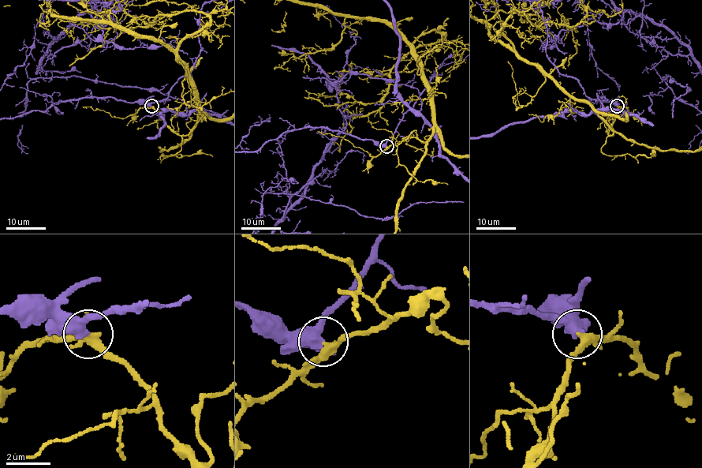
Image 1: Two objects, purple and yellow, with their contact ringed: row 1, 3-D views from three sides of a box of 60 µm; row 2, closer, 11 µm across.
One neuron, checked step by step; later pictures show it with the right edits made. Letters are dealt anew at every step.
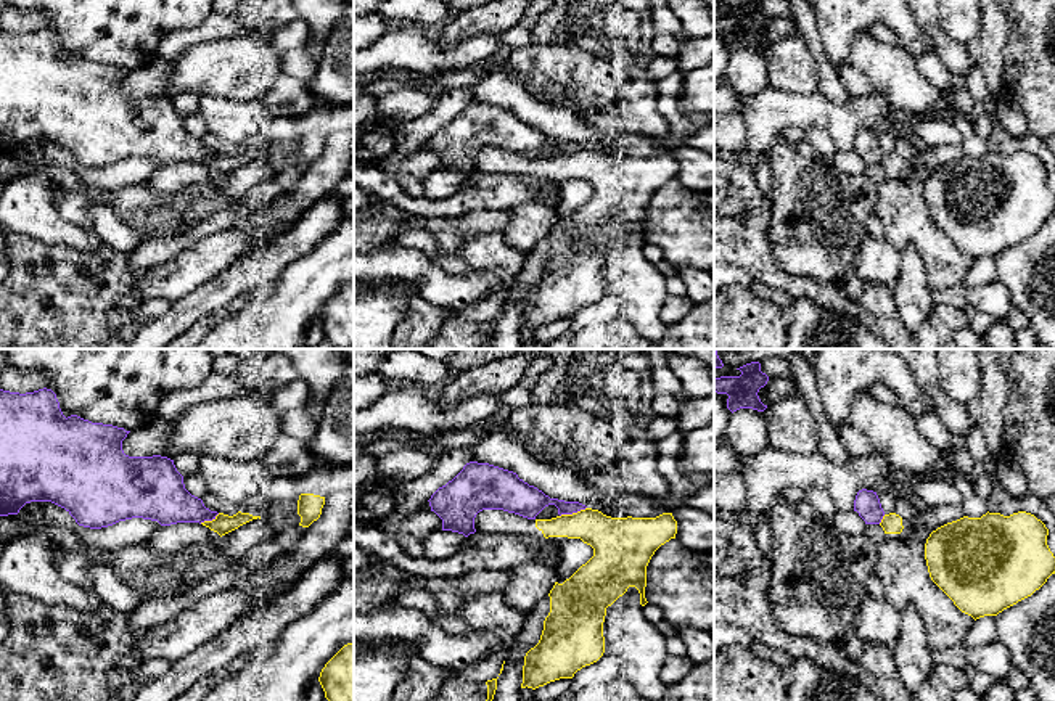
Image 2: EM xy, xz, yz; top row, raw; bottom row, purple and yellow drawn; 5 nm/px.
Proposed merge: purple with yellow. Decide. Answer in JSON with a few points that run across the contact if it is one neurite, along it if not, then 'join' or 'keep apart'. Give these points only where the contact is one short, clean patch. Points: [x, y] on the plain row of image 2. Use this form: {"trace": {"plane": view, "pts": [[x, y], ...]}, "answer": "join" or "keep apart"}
{"trace": {"plane": "xz", "pts": [[586, 147], [560, 156]]}, "answer": "keep apart"}

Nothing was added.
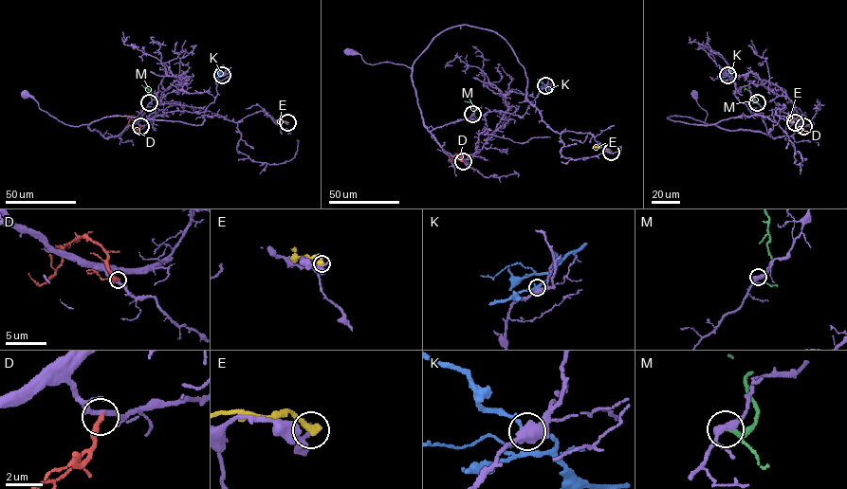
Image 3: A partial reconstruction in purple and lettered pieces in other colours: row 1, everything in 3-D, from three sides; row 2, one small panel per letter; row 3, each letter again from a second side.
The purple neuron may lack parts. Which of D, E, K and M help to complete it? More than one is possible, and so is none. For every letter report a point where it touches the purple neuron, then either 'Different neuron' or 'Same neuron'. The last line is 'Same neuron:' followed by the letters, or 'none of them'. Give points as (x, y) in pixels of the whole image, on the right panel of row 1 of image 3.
D: Touches purple at (803, 126). Different neuron
E: Touches purple at (795, 122). Different neuron
K: Touches purple at (727, 75). Different neuron
M: Touches purple at (757, 102). Same neuron
Same neuron: M

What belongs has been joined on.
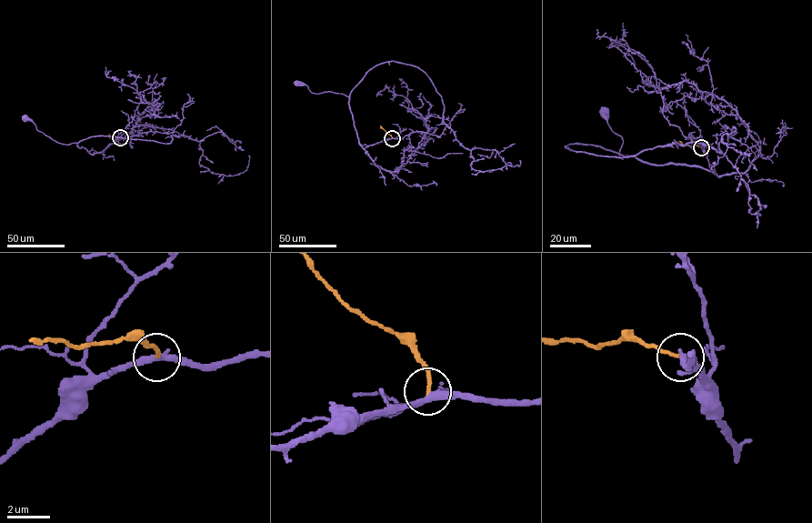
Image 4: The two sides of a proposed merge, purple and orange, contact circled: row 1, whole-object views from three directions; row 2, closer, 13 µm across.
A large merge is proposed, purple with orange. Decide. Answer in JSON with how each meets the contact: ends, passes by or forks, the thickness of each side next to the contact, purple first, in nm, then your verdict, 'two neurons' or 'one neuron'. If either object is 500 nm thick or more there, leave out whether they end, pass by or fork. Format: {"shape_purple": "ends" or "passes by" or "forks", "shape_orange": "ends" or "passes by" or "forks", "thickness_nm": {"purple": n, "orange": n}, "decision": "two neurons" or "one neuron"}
{"shape_purple": "passes by", "shape_orange": "ends", "thickness_nm": {"purple": 320, "orange": 170}, "decision": "two neurons"}

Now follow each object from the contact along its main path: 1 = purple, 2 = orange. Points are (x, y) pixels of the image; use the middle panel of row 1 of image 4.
1: (392, 138), (364, 148), (357, 137), (347, 96), (330, 92), (315, 94), (306, 85), (297, 84)
2: (392, 138), (381, 125)

